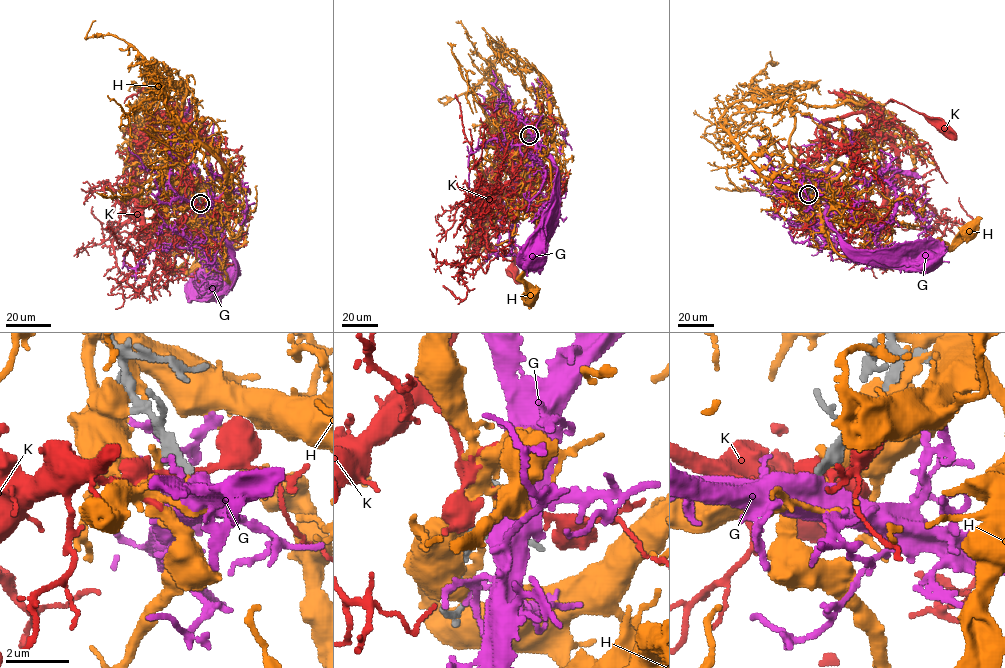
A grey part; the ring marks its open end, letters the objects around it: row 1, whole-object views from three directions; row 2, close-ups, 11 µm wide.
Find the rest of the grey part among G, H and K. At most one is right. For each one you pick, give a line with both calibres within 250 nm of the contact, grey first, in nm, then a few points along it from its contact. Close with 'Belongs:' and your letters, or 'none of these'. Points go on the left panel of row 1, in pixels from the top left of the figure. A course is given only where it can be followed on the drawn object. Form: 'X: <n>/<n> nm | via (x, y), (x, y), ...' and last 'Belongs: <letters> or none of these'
G: 400/650 nm | via (200, 203), (201, 218), (223, 236), (228, 251), (238, 263), (238, 275), (218, 277), (207, 288)
Belongs: G

